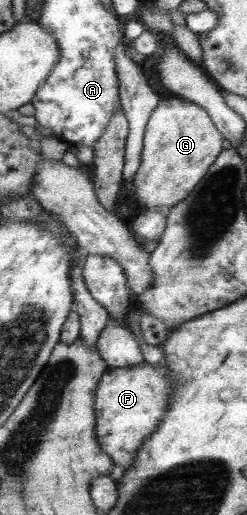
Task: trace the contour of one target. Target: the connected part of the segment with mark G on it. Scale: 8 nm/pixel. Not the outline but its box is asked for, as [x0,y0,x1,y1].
[132,96,221,211]

